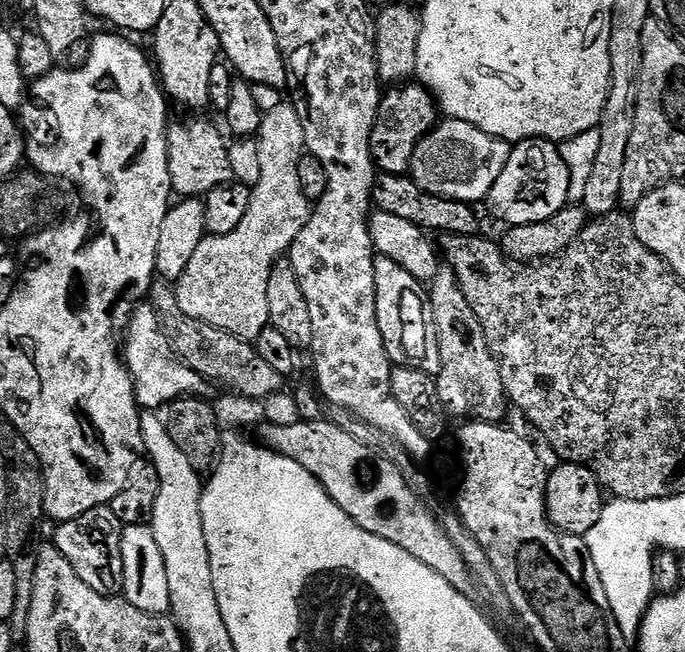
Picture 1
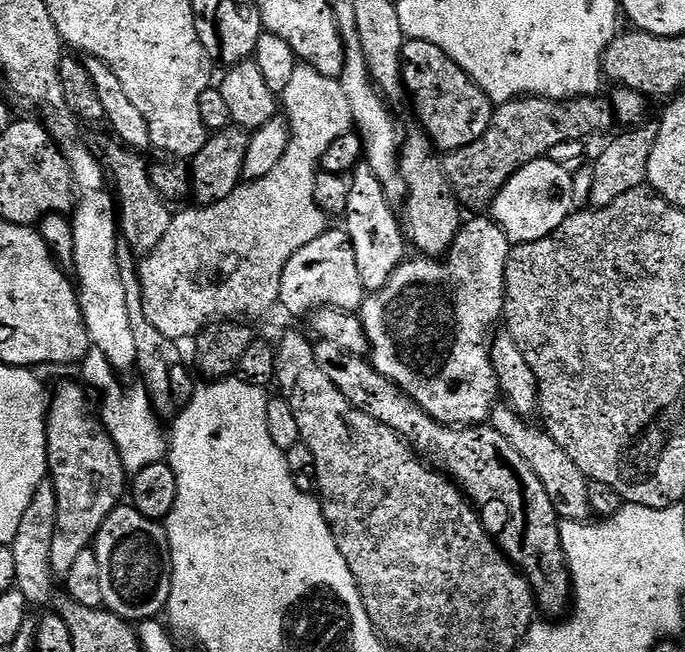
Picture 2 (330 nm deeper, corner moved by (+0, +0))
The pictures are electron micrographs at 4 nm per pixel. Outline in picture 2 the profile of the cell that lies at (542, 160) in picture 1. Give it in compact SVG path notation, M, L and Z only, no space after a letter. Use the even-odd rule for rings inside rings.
M549 158L530 162L517 170L503 184L491 201L491 219L500 225L513 245L529 244L550 235L573 211L572 175L563 164L556 164Z

